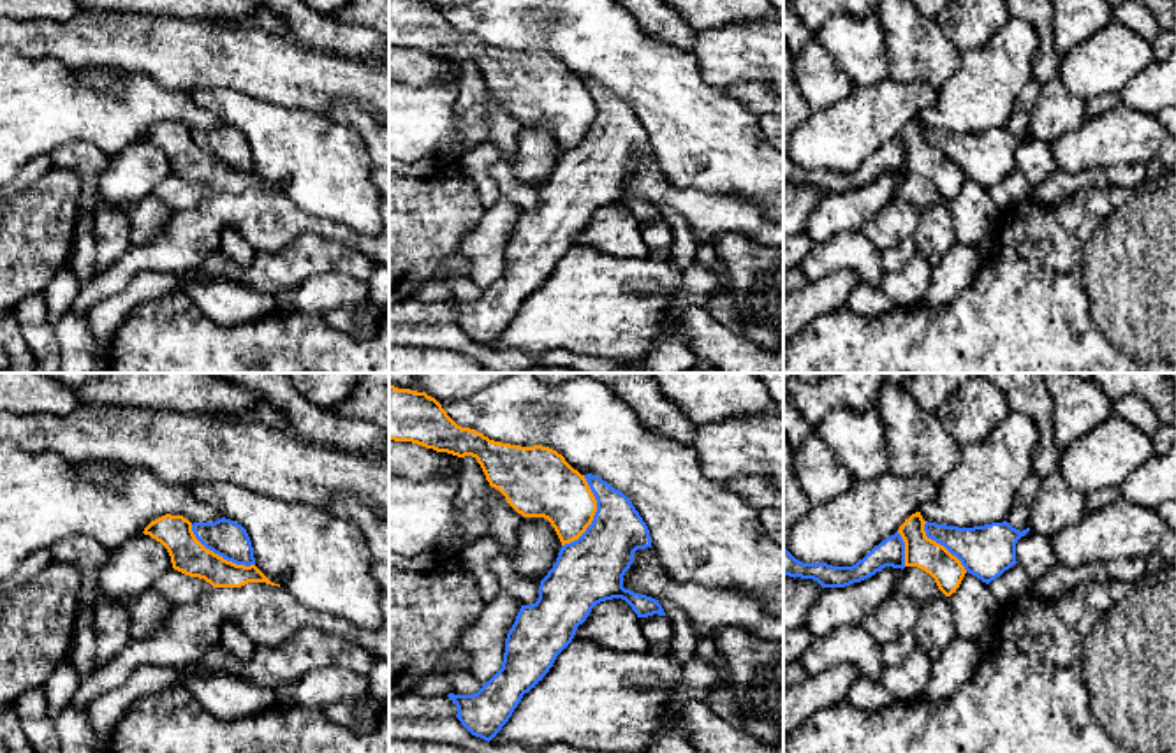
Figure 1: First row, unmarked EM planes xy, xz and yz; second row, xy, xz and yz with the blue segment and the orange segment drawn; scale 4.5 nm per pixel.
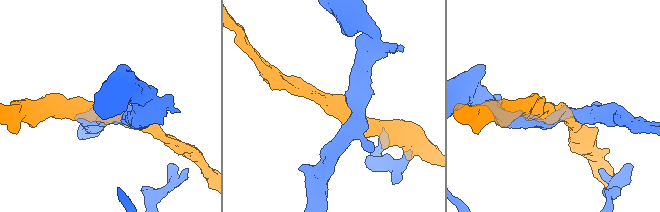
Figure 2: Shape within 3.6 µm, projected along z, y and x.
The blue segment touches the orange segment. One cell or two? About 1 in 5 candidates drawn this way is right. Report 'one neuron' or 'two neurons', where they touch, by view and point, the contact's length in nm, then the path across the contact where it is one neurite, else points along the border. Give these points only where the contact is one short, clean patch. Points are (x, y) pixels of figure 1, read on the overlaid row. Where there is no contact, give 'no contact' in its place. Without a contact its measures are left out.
two neurons | xz (595, 514) | 340 nm

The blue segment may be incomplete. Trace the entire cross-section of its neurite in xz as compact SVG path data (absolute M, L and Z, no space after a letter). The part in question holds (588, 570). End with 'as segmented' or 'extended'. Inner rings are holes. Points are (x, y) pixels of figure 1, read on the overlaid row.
M588 473L584 479L597 500L593 521L577 540L562 545L556 563L540 581L537 602L521 605L505 639L502 669L474 695L447 695L458 707L456 718L461 725L488 742L509 721L523 695L549 672L556 656L572 642L577 626L586 621L597 603L621 598L637 618L665 616L658 600L623 588L623 575L634 563L634 552L651 547L646 523L621 491L597 475Z; as segmented

